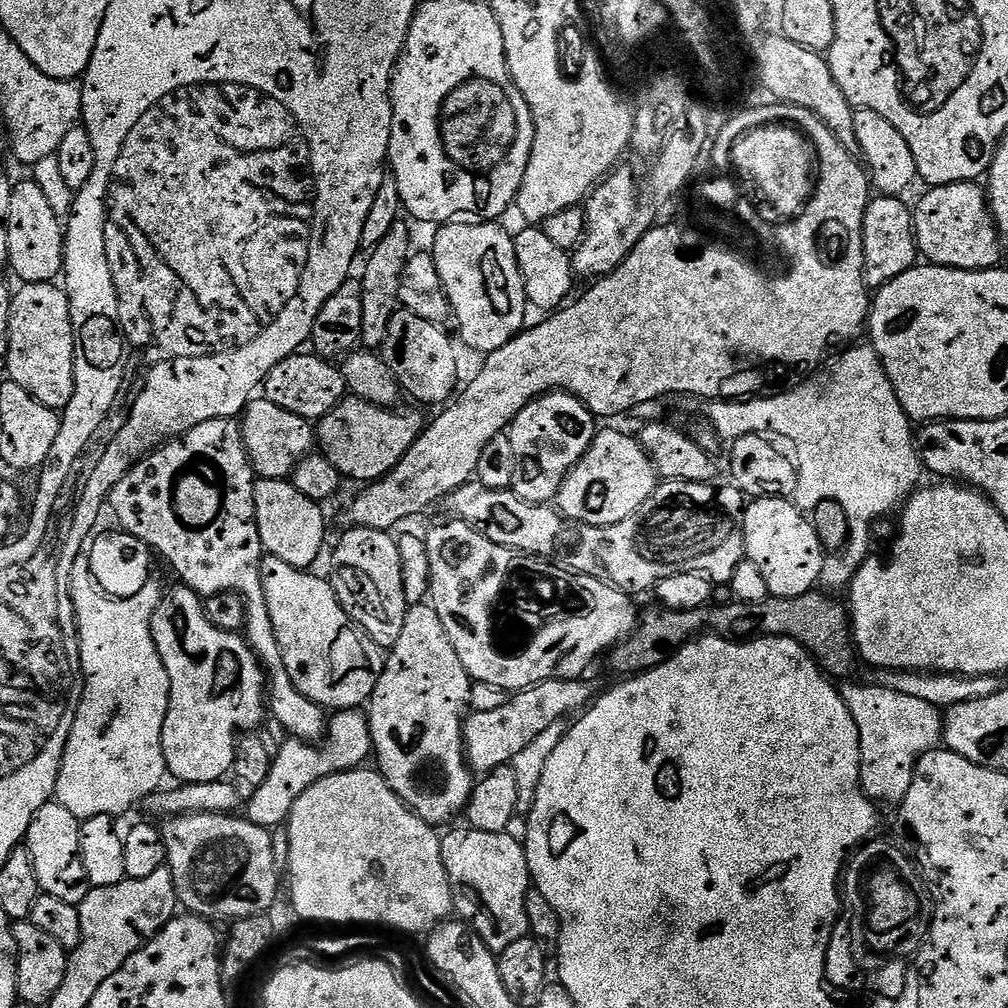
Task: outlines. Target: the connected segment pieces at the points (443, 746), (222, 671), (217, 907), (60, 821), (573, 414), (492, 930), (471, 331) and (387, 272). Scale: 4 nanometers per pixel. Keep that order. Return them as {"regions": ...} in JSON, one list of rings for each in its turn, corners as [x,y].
{"regions":[[[[431,603],[411,605],[402,634],[398,634],[398,642],[394,642],[387,653],[378,686],[366,711],[375,767],[406,807],[433,826],[451,825],[451,820],[467,809],[472,793],[474,773],[464,755],[464,721],[470,712],[473,683],[458,654],[454,654],[454,646],[450,646],[450,638],[446,638],[446,630],[442,626],[442,618],[438,618]]],[[[175,586],[176,588],[172,588],[163,593],[160,598],[160,605],[158,606],[158,610],[154,610],[154,614],[152,615],[152,637],[154,638],[154,646],[158,646],[158,654],[162,658],[162,666],[166,666],[166,674],[170,674],[170,698],[168,699],[168,713],[166,714],[166,722],[162,726],[162,754],[164,755],[164,761],[166,762],[166,766],[168,767],[168,772],[171,775],[176,775],[175,778],[181,784],[197,784],[198,782],[214,782],[215,780],[225,779],[232,771],[232,763],[234,762],[234,750],[236,749],[236,742],[238,739],[238,733],[241,730],[256,730],[260,723],[263,722],[264,716],[266,720],[266,673],[262,665],[260,665],[260,659],[253,654],[252,647],[248,645],[247,639],[240,632],[227,632],[226,630],[222,630],[221,628],[216,628],[214,626],[214,622],[210,622],[210,618],[206,618],[206,614],[204,613],[204,600],[201,598],[197,592],[194,590],[190,590],[189,588],[185,588],[183,586]]],[[[199,812],[198,814],[190,814],[189,816],[173,816],[165,819],[162,824],[164,833],[164,845],[166,846],[166,854],[168,859],[166,866],[170,870],[170,874],[174,878],[174,886],[176,887],[176,898],[181,905],[184,904],[189,913],[203,916],[205,918],[213,918],[212,916],[229,916],[229,921],[235,922],[241,920],[243,916],[257,916],[271,909],[271,904],[275,902],[276,895],[279,894],[280,888],[282,892],[282,876],[278,871],[278,865],[274,858],[274,846],[272,845],[271,831],[262,826],[254,826],[247,818],[241,818],[236,814],[221,814],[219,812]]],[[[49,802],[42,806],[42,810],[38,810],[38,814],[34,814],[26,837],[26,846],[34,862],[34,874],[38,874],[41,893],[62,898],[62,902],[77,906],[86,898],[90,887],[86,878],[86,866],[82,866],[80,853],[81,823],[78,817],[70,814],[70,810],[66,810],[66,806]]],[[[550,392],[541,396],[539,400],[531,400],[514,418],[511,428],[508,429],[510,443],[514,446],[514,482],[511,491],[521,496],[531,504],[548,504],[555,501],[560,495],[560,487],[570,470],[586,454],[592,440],[598,431],[597,417],[592,415],[582,401],[574,398],[568,392]]],[[[467,826],[455,828],[448,830],[453,830],[453,832],[443,833],[440,842],[442,862],[446,866],[446,874],[450,878],[455,911],[463,923],[483,938],[488,949],[499,954],[502,950],[506,950],[506,946],[518,942],[518,938],[529,935],[526,894],[530,890],[530,877],[524,845],[521,841],[510,838],[507,832],[487,832]]],[[[449,222],[439,229],[436,241],[430,245],[434,262],[438,266],[438,278],[442,278],[444,293],[452,303],[455,323],[460,323],[460,336],[468,348],[479,354],[487,354],[506,346],[525,327],[524,279],[516,261],[516,241],[507,236],[496,222]]],[[[397,222],[376,247],[367,253],[368,261],[364,264],[364,276],[359,277],[362,286],[362,338],[361,345],[368,350],[383,349],[390,322],[400,308],[398,286],[402,282],[402,270],[413,251],[412,240],[408,237],[408,228],[404,222]]]]}

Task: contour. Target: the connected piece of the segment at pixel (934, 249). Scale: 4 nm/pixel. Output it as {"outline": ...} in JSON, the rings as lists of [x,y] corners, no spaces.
{"outline":[[[979,183],[937,184],[927,189],[928,193],[914,204],[916,221],[916,247],[919,255],[929,264],[943,268],[957,268],[981,272],[987,268],[997,267],[1001,263],[1000,231],[996,229],[996,220],[992,217],[992,208],[988,204],[985,189]]]}

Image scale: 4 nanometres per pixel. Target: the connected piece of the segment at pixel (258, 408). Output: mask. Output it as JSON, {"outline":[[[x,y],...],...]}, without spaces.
{"outline":[[[263,398],[253,399],[249,403],[242,413],[239,425],[244,449],[252,461],[252,471],[261,480],[289,479],[298,462],[302,462],[302,458],[314,448],[314,428],[309,421],[298,414],[290,414],[290,410],[282,410],[282,406],[274,406],[274,402]]]}

